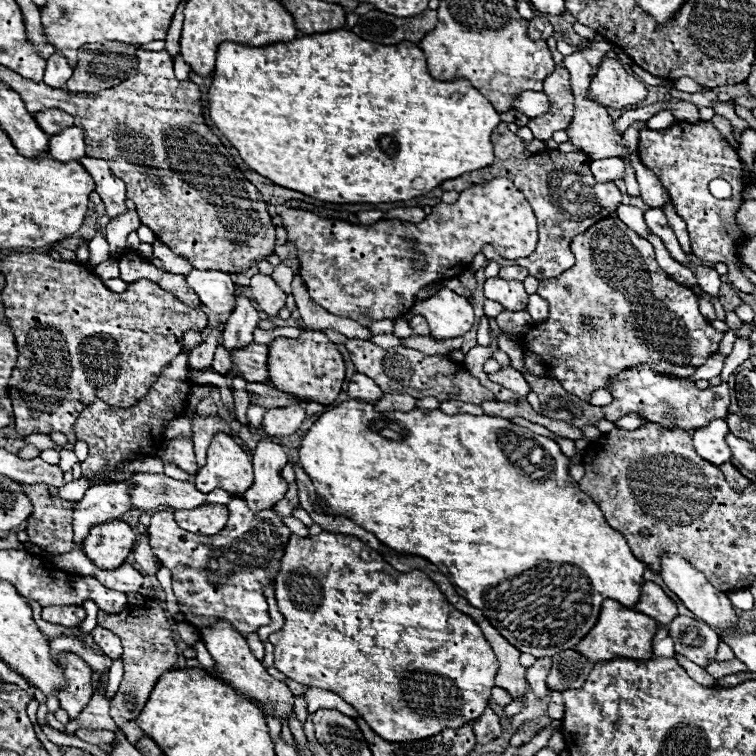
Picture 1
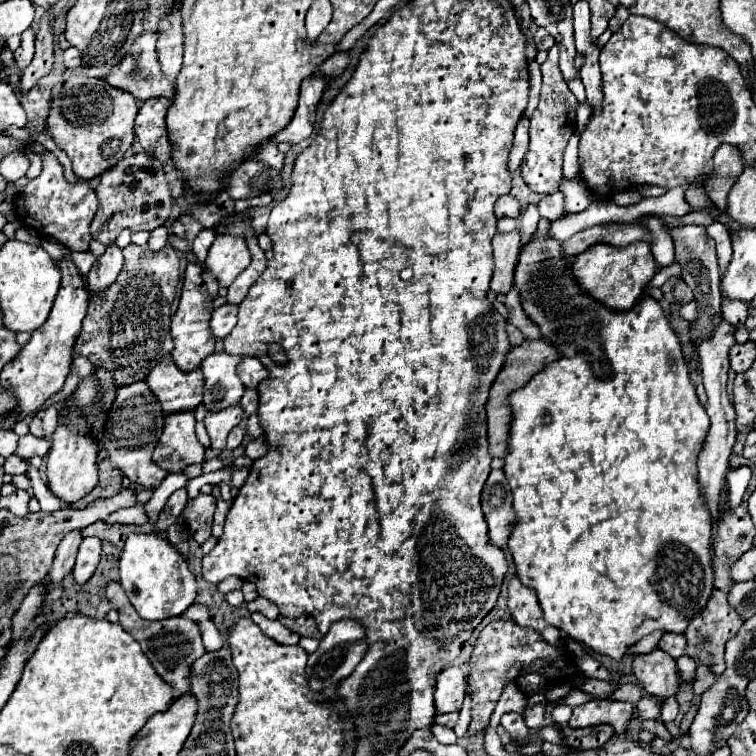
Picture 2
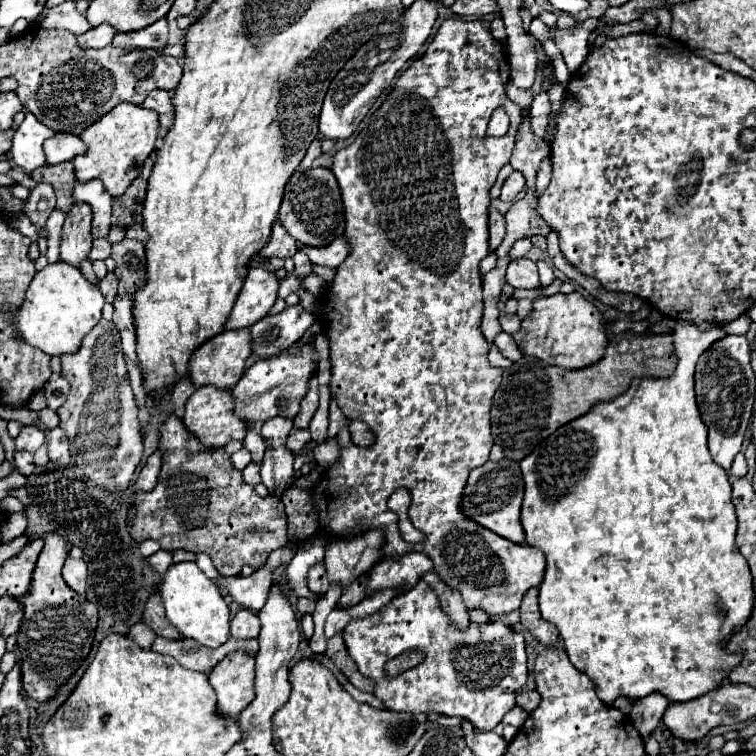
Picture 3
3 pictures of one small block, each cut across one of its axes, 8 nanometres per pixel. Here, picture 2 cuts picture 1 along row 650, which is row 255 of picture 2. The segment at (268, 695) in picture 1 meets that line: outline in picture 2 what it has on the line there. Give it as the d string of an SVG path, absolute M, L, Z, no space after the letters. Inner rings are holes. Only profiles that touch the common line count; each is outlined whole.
M216 234L206 258L206 268L218 278L220 286L230 286L236 276L250 264L250 250L246 238L234 234Z

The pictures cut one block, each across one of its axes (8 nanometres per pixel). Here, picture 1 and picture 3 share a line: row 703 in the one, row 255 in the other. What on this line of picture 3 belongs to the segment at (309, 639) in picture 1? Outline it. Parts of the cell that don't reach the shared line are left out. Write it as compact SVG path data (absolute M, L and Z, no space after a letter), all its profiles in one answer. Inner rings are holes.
M448 18L438 28L434 40L428 44L428 50L400 74L394 90L386 96L386 100L380 104L380 108L368 118L366 126L358 132L356 140L350 146L346 146L334 154L334 162L332 162L330 170L334 172L340 192L342 192L344 214L346 214L344 238L350 246L350 252L348 252L348 258L336 268L336 276L334 276L332 284L320 296L322 308L320 308L320 314L316 316L316 322L322 326L324 334L330 338L330 364L332 364L330 394L334 396L334 400L338 402L338 406L350 420L360 420L370 426L370 430L374 434L374 444L368 448L356 446L352 442L350 430L348 428L340 430L336 436L336 442L340 448L340 458L330 468L326 468L320 482L310 488L312 506L314 506L314 510L320 518L320 526L322 526L320 534L326 534L326 538L330 538L330 536L332 538L352 538L352 536L364 536L366 534L364 528L382 530L384 532L384 544L380 548L382 560L400 558L408 552L424 552L428 558L434 560L434 574L438 574L442 578L442 582L446 582L446 586L450 586L452 590L458 590L462 594L462 600L468 610L480 608L490 616L502 616L512 610L518 610L520 600L526 594L526 590L534 588L542 582L544 566L546 566L546 558L538 548L528 546L528 544L514 544L506 538L498 538L498 534L494 534L492 530L486 530L484 526L478 526L478 522L468 518L464 514L464 510L460 508L462 490L466 488L466 478L468 478L470 470L474 470L476 466L486 462L490 448L494 446L492 432L490 432L490 406L492 406L492 396L498 390L500 380L502 380L502 368L494 368L488 362L490 342L484 338L484 334L480 330L484 302L482 302L482 276L480 276L478 264L482 258L486 258L490 254L490 246L488 246L490 186L496 182L498 170L504 164L508 164L508 160L510 160L510 154L514 150L514 136L516 136L518 124L522 120L522 110L506 96L508 82L510 82L510 64L506 58L506 50L502 46L502 42L492 36L490 22L488 20ZM496 108L502 108L510 116L510 128L500 138L488 136L488 132L486 132L488 120ZM398 488L408 488L412 494L408 518L414 524L414 528L424 532L426 540L422 544L410 546L402 540L400 530L398 530L398 516L392 510L388 510L388 506L386 506L390 494L396 492Z

